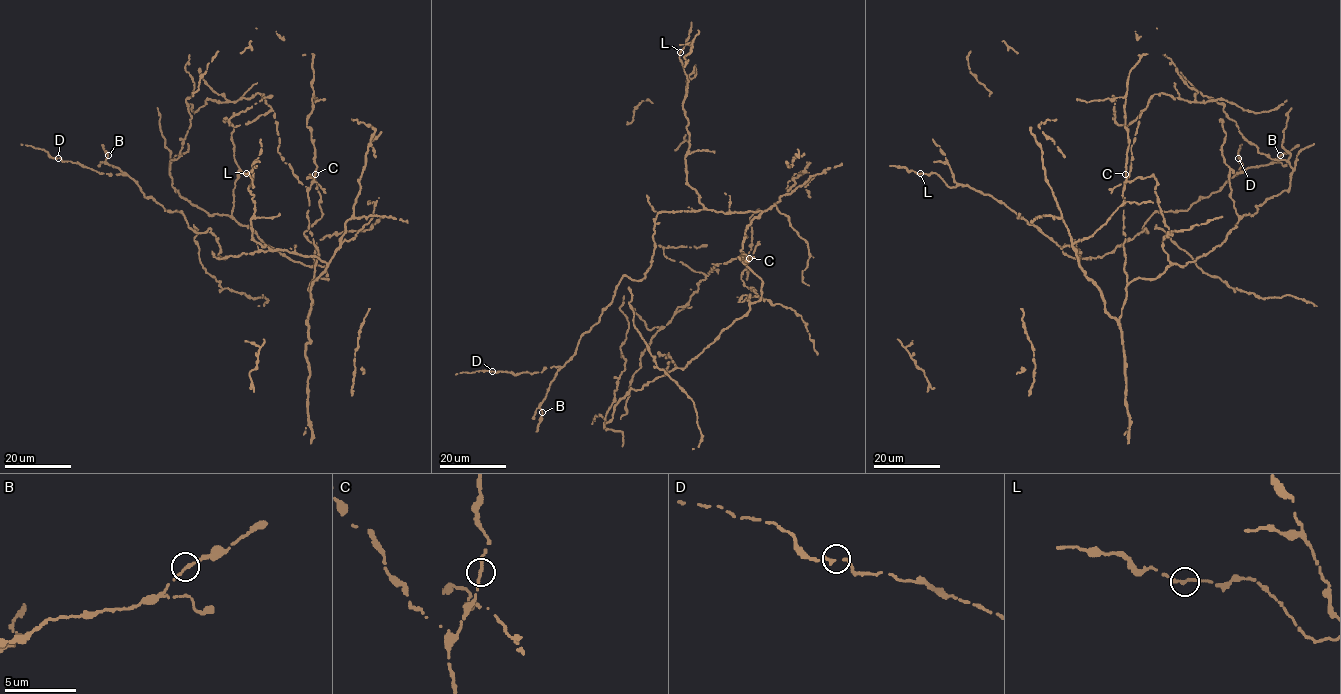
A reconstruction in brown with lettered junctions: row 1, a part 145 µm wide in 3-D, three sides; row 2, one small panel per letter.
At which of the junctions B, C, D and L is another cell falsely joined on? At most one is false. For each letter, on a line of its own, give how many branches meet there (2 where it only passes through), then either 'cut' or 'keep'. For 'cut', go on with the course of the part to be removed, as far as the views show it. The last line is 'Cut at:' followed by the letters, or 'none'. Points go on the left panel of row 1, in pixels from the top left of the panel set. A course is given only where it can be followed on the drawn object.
B: 1 branches meet; keep
C: 1 branches meet; keep
D: 1 branches meet; keep
L: 1 branches meet; keep
Cut at: none

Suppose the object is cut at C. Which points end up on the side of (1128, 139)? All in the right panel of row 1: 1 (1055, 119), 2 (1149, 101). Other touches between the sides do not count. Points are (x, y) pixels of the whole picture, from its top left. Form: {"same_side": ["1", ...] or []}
{"same_side": []}

